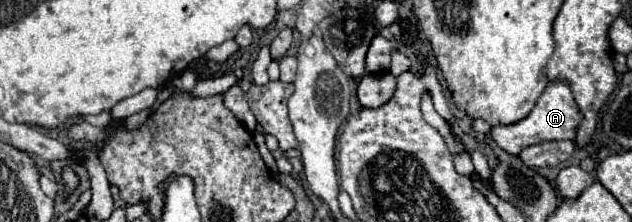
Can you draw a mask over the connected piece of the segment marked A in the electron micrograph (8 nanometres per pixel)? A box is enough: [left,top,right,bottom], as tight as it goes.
[490,79,582,155]

